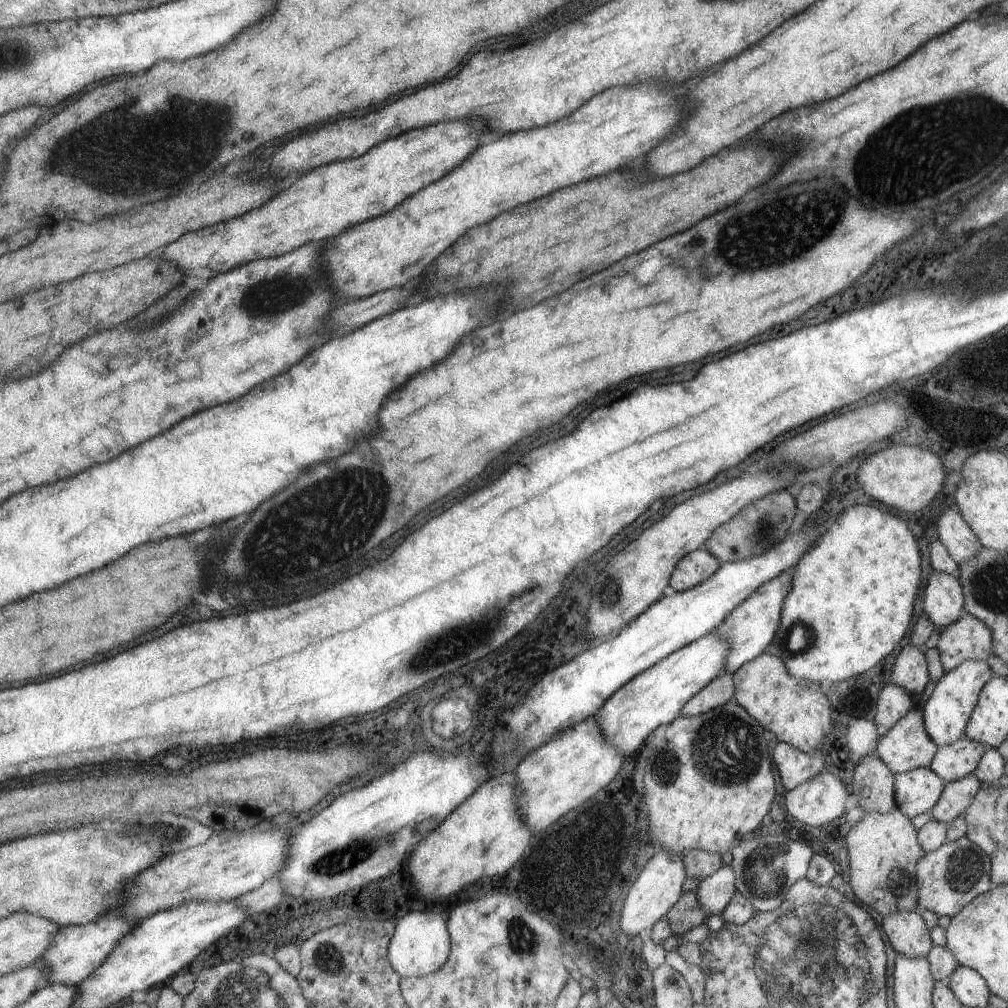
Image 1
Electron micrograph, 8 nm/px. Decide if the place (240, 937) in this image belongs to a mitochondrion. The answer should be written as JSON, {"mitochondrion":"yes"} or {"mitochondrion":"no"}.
{"mitochondrion":"no"}

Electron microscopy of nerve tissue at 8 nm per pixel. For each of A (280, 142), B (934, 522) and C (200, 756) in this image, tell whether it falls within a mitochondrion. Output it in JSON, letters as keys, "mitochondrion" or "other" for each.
{"A":"other","B":"other","C":"other"}

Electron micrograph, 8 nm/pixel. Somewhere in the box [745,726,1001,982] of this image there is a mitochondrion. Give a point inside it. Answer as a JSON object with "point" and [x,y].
{"point":[965,866]}

